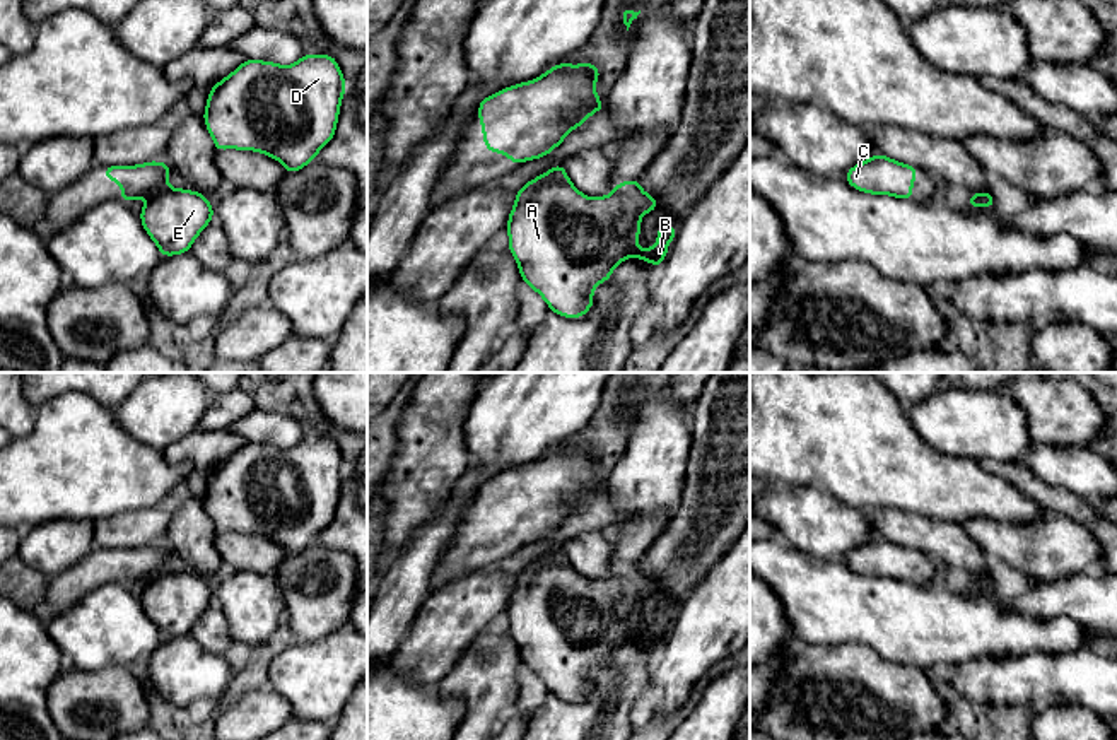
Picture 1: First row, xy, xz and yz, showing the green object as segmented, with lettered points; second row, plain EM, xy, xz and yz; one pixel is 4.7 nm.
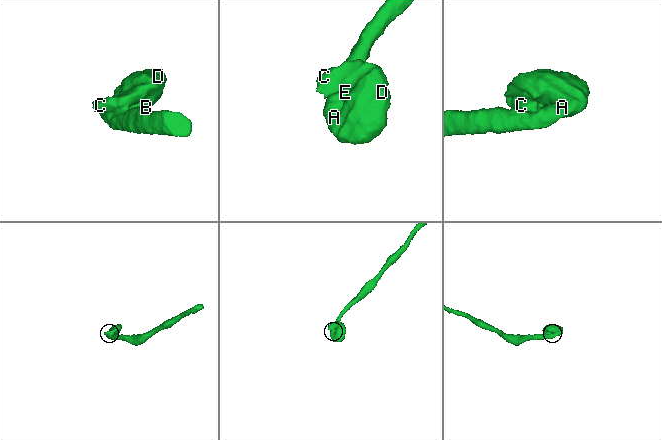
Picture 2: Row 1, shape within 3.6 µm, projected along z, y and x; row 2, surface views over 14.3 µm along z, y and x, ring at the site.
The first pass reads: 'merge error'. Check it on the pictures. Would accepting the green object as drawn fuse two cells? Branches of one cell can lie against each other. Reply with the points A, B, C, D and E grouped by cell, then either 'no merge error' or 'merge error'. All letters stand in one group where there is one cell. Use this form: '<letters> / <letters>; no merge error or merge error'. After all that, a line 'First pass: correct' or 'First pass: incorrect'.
A B C D E; no merge error
First pass: incorrect

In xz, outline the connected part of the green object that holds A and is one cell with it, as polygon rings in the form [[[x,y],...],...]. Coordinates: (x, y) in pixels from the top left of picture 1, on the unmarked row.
[[[560,545],[516,574],[516,586],[507,603],[509,632],[519,648],[521,661],[547,684],[550,694],[564,701],[581,701],[593,690],[593,672],[608,663],[613,651],[629,639],[661,649],[670,632],[666,625],[675,622],[676,610],[659,608],[658,625],[651,632],[637,629],[640,598],[656,591],[656,581],[640,573],[639,562],[615,567],[610,579],[588,581],[570,566]]]

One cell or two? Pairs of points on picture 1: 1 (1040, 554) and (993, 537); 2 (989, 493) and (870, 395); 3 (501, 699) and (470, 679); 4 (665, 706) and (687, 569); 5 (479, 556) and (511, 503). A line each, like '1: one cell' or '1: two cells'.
1: one cell
2: one cell
3: one cell
4: two cells
5: one cell

